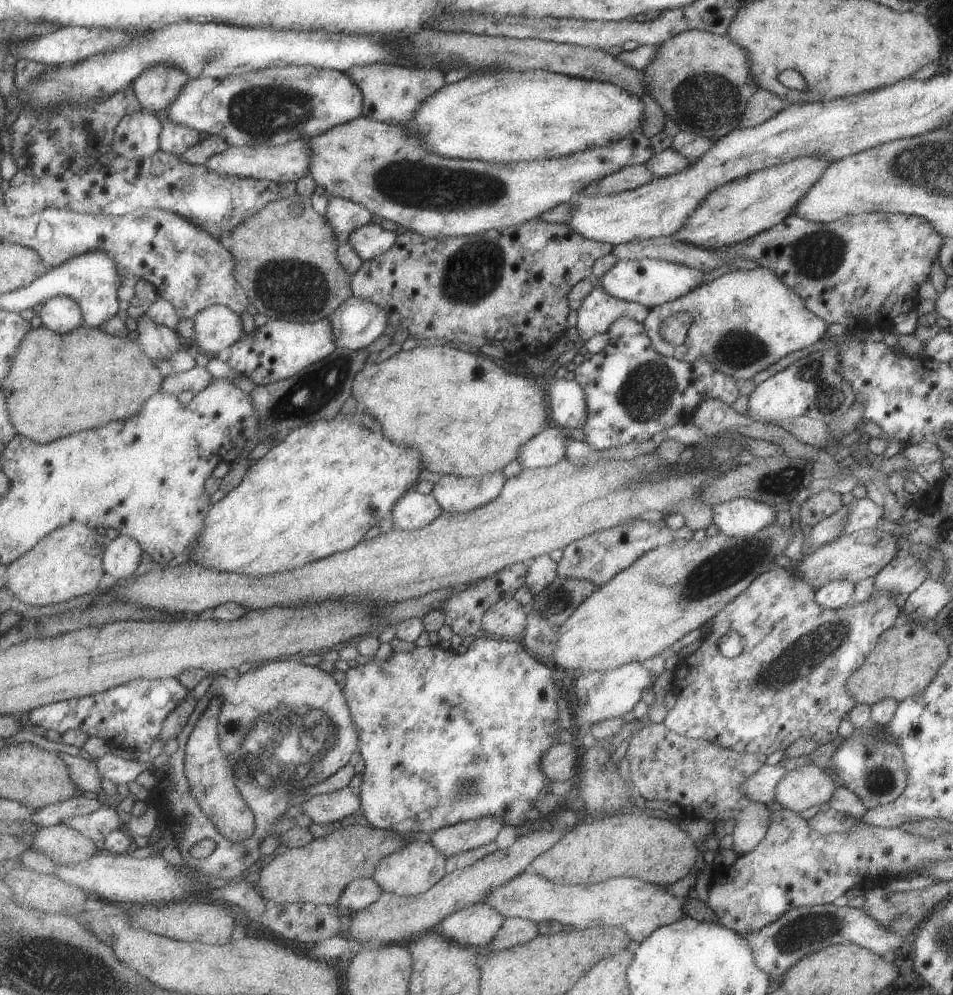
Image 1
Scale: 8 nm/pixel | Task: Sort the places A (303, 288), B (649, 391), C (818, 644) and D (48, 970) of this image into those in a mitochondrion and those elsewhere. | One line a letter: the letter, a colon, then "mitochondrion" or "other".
A: mitochondrion
B: mitochondrion
C: mitochondrion
D: mitochondrion

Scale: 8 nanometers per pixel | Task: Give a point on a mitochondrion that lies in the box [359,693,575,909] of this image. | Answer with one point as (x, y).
(469, 792)

